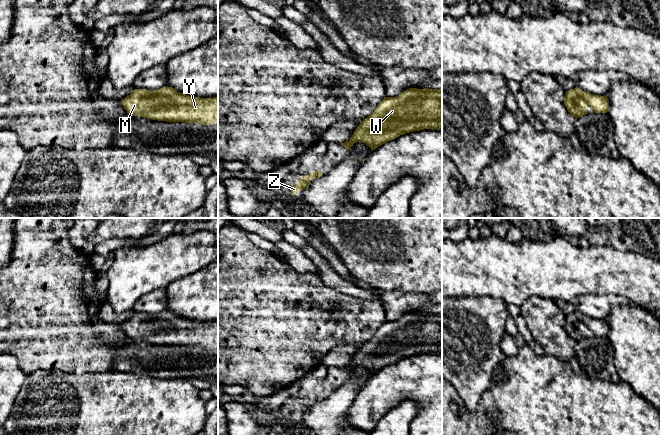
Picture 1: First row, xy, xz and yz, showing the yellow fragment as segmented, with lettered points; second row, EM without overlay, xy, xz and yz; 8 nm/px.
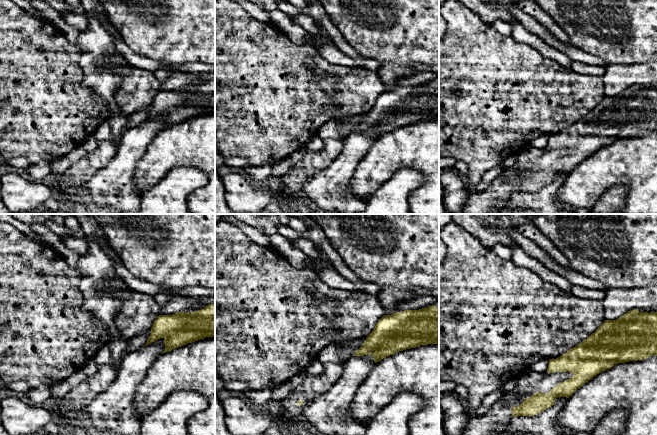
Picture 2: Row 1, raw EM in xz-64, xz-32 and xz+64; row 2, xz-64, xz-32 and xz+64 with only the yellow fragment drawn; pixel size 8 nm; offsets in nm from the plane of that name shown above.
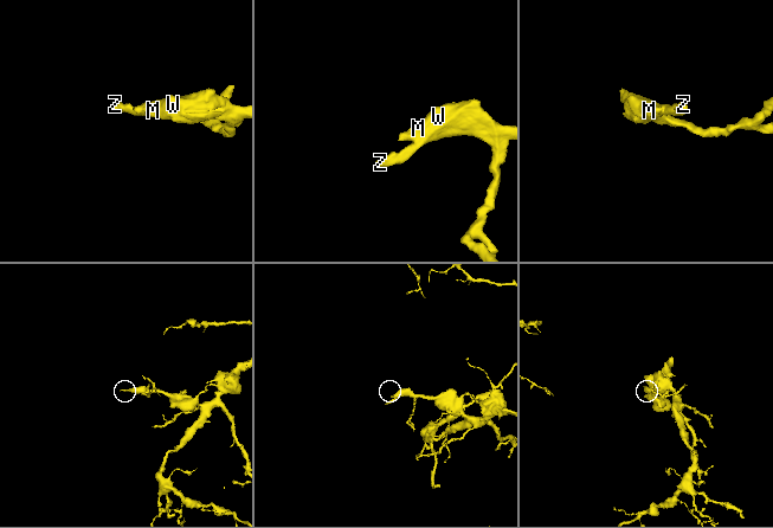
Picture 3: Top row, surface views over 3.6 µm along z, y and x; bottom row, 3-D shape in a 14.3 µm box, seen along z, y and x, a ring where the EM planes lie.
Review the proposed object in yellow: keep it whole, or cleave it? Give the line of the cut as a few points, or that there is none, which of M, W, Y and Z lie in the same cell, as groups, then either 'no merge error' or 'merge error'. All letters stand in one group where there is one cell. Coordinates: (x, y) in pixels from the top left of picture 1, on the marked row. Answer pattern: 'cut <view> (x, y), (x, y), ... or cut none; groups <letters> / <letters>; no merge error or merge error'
cut none; groups M W Y Z; no merge error

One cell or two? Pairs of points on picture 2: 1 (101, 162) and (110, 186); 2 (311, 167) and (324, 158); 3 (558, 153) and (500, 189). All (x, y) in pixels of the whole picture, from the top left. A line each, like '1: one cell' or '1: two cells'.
1: two cells
2: one cell
3: one cell

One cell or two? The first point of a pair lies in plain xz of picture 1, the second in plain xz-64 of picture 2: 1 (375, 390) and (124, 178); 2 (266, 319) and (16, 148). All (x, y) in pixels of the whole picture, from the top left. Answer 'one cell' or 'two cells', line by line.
1: two cells
2: one cell

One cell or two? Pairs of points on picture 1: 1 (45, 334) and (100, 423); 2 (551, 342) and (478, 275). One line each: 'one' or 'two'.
1: two
2: two

